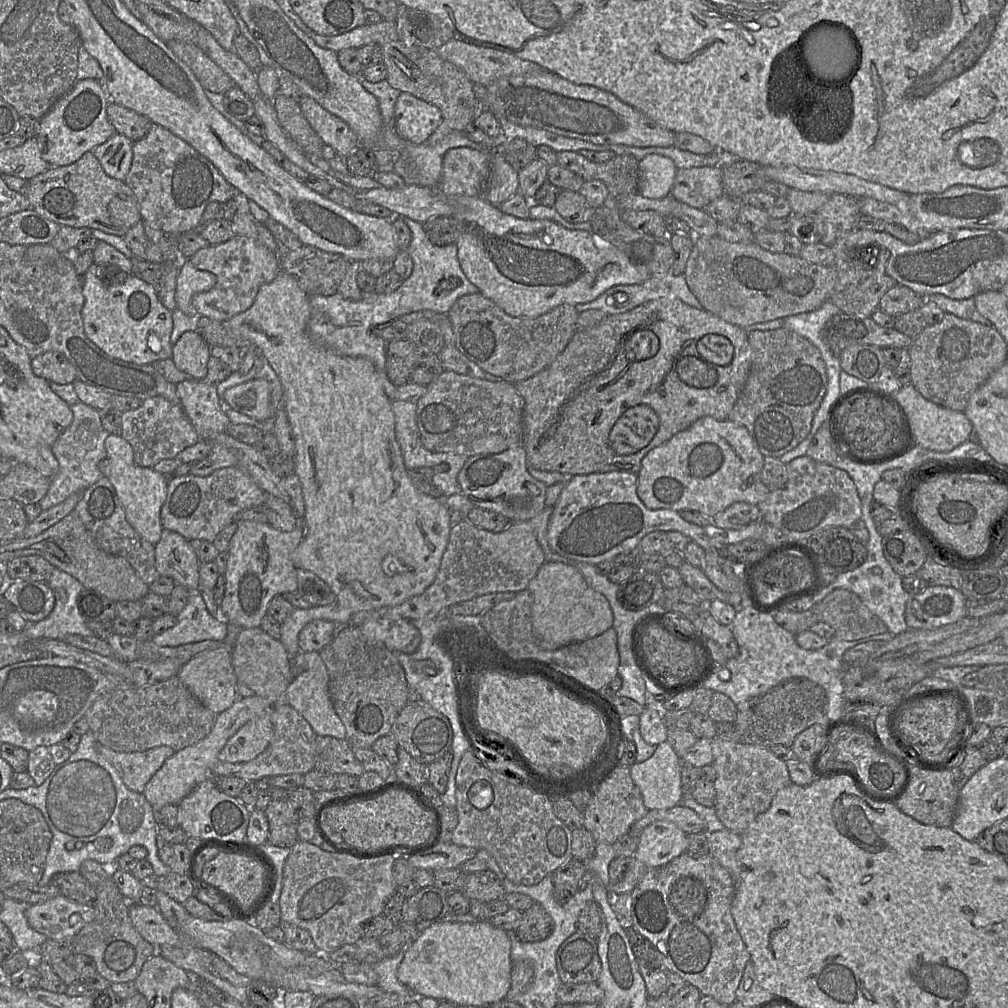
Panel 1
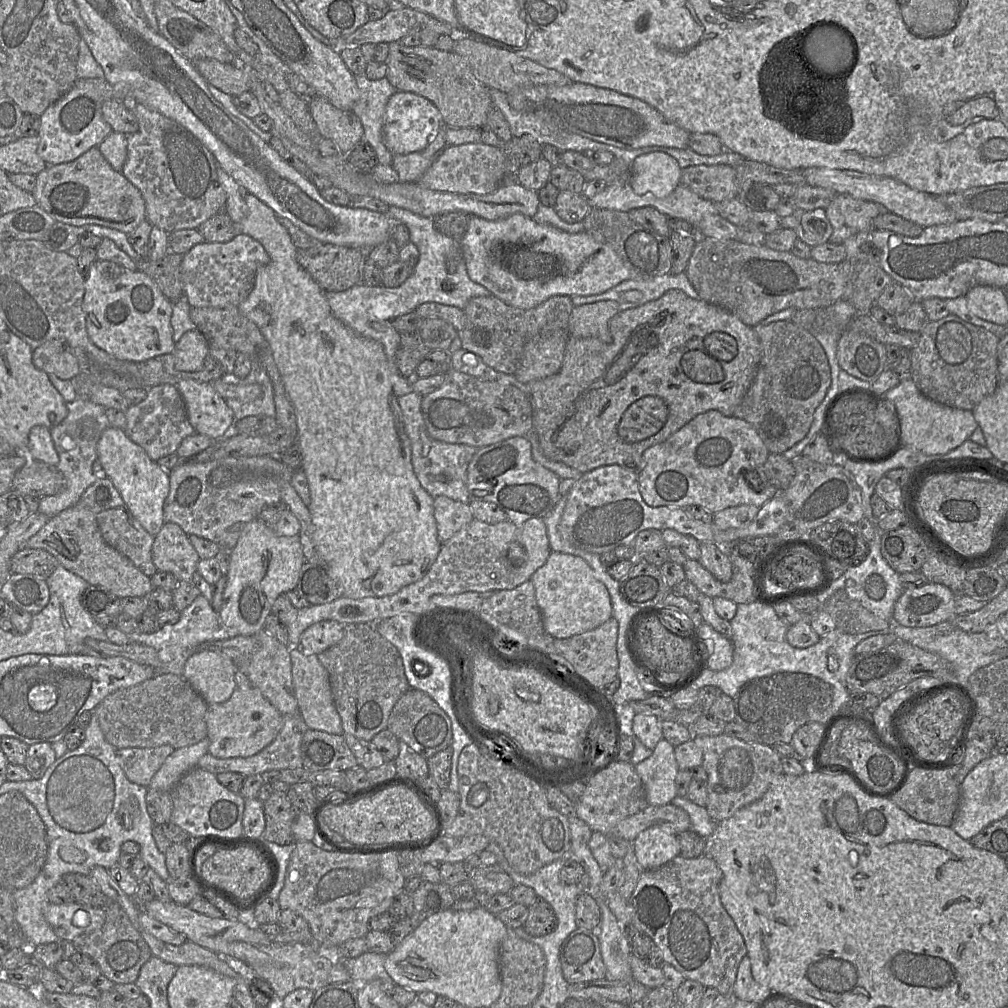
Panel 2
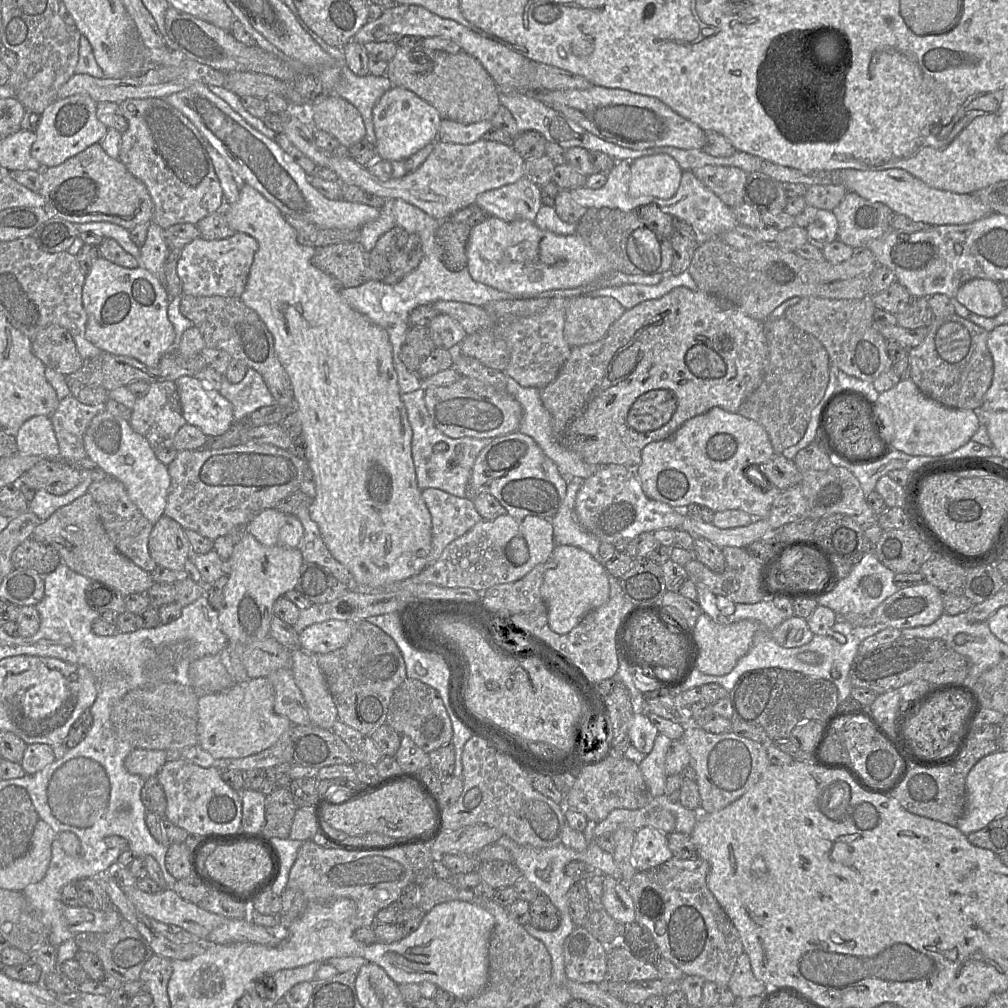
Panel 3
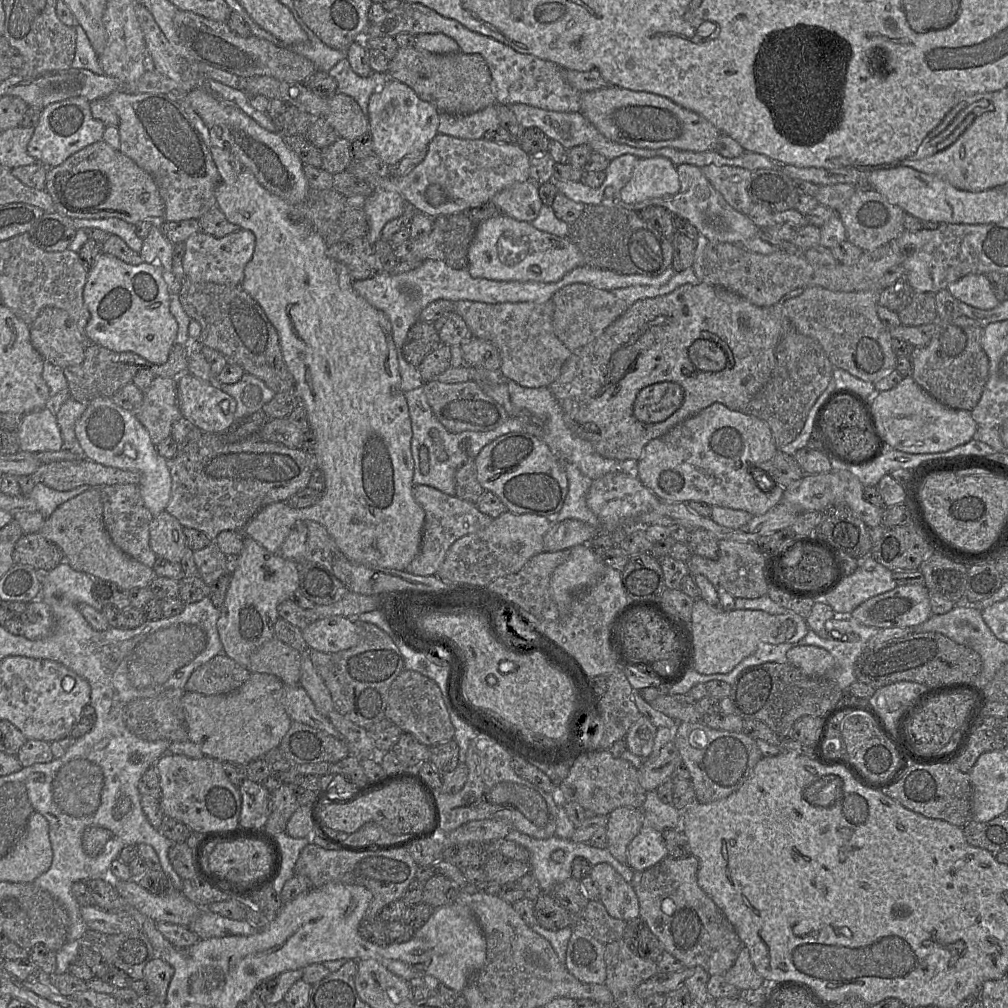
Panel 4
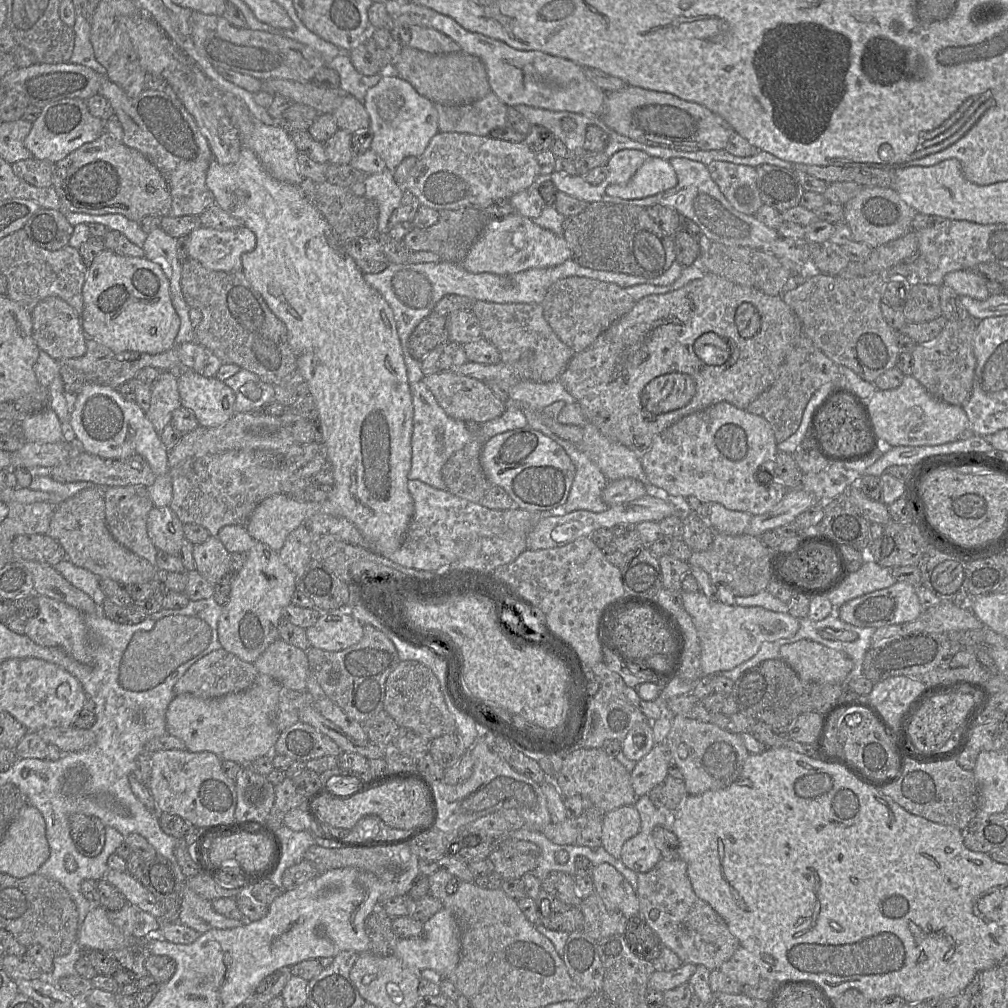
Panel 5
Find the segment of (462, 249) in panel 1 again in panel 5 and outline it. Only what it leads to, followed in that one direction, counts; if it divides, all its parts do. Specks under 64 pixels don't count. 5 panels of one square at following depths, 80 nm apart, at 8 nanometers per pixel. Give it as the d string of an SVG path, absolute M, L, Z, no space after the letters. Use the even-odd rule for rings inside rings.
M518 213L489 220L483 233L460 264L468 272L509 275L532 268L558 266L571 259L571 250L562 235L541 228Z

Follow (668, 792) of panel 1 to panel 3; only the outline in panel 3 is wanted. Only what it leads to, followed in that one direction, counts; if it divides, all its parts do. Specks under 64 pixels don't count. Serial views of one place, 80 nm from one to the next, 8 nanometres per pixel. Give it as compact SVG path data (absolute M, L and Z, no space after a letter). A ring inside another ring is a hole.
M658 734L651 752L639 764L651 798L664 795L667 774L665 770L666 754L672 740Z

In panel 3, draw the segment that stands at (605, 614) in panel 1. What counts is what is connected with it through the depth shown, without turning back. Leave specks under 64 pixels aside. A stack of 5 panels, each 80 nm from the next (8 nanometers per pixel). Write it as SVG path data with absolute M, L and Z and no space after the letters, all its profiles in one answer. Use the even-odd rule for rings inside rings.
M556 545L551 557L555 567L544 573L540 593L548 610L550 629L563 635L575 628L588 612L608 602L610 585L605 566L580 548Z

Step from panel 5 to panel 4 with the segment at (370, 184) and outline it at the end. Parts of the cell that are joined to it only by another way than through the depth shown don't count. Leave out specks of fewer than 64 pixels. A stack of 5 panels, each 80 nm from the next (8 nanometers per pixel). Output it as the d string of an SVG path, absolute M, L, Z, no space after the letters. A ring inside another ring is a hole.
M375 188L365 198L365 204L362 208L369 225L365 236L367 241L372 245L375 244L380 239L385 224L406 212L406 205L408 203L398 192Z

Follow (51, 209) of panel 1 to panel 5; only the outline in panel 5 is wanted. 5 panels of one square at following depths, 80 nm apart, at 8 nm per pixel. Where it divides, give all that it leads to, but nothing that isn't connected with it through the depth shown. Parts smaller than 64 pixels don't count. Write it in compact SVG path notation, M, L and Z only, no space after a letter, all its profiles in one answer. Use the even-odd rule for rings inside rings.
M107 131L103 132L99 138L94 141L87 142L77 148L76 150L69 153L65 158L58 161L54 165L54 173L52 175L52 187L55 189L61 203L61 210L64 212L79 212L92 215L102 215L102 214L122 214L130 220L139 221L145 216L155 215L163 217L169 215L170 208L172 205L172 198L170 189L167 181L165 180L162 173L155 167L144 155L142 155L138 150L126 146L122 141L116 140Z

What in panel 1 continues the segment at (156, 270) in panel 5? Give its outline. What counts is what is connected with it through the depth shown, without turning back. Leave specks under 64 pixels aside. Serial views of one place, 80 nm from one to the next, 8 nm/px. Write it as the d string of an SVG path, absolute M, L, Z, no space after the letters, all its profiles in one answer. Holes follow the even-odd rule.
M95 263L83 277L81 315L87 338L109 356L138 365L172 358L172 311L161 303L154 287L132 274L122 282L107 280L106 277L111 278Z

